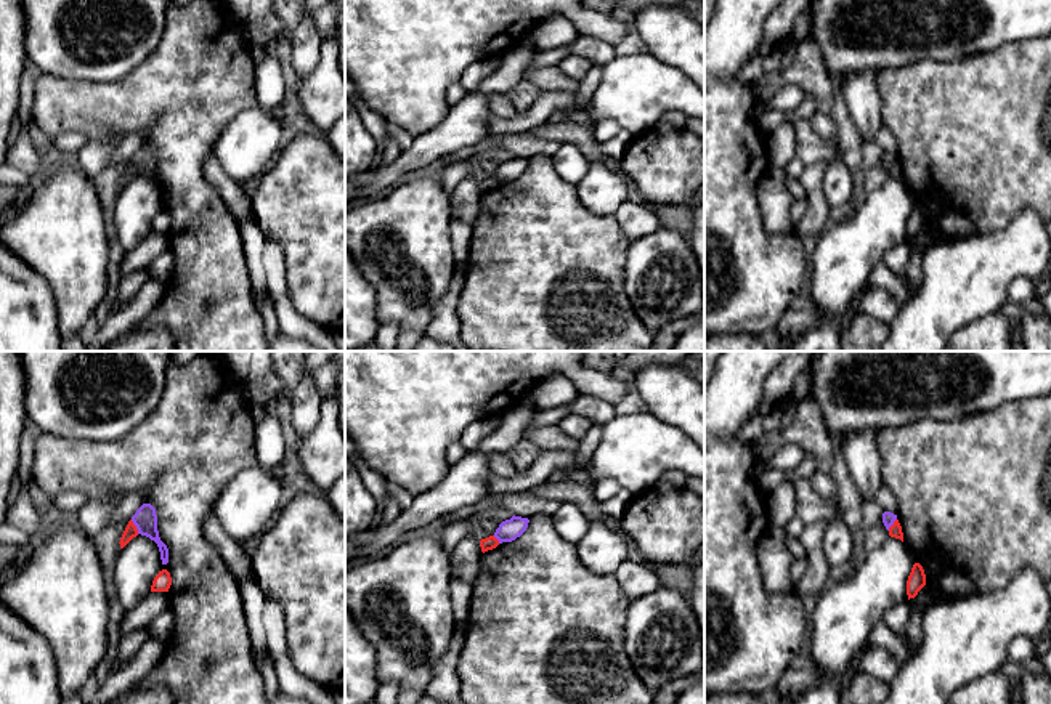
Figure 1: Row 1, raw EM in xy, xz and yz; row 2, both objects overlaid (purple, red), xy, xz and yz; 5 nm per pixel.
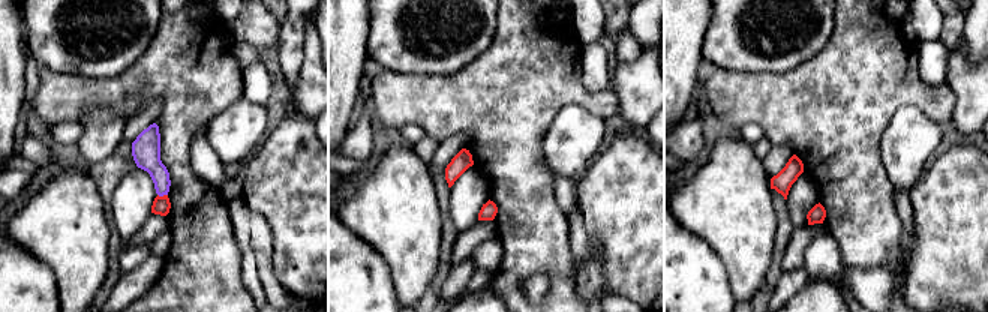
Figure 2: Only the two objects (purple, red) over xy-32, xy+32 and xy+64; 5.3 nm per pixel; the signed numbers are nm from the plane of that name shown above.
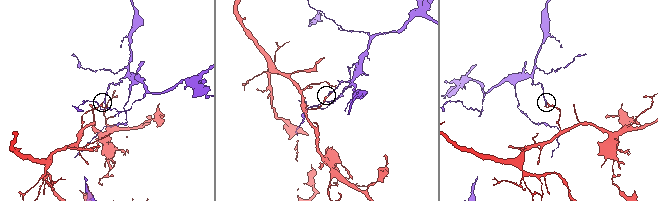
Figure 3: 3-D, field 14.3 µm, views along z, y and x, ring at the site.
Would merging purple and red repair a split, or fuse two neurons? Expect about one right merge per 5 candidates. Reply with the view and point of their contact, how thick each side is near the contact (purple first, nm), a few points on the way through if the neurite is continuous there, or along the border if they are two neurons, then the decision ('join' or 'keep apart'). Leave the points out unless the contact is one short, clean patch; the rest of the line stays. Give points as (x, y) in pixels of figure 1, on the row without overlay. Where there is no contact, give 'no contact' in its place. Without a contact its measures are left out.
contact xy (135, 165); calibres 120 and 70 nm; keep apart

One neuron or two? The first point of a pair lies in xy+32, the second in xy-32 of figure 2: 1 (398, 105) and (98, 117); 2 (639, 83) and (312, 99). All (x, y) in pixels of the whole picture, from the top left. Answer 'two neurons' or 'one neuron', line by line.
1: two neurons
2: one neuron

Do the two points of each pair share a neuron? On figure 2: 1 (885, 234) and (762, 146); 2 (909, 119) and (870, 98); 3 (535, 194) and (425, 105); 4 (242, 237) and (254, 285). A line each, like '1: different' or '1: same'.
1: different
2: different
3: same
4: same

